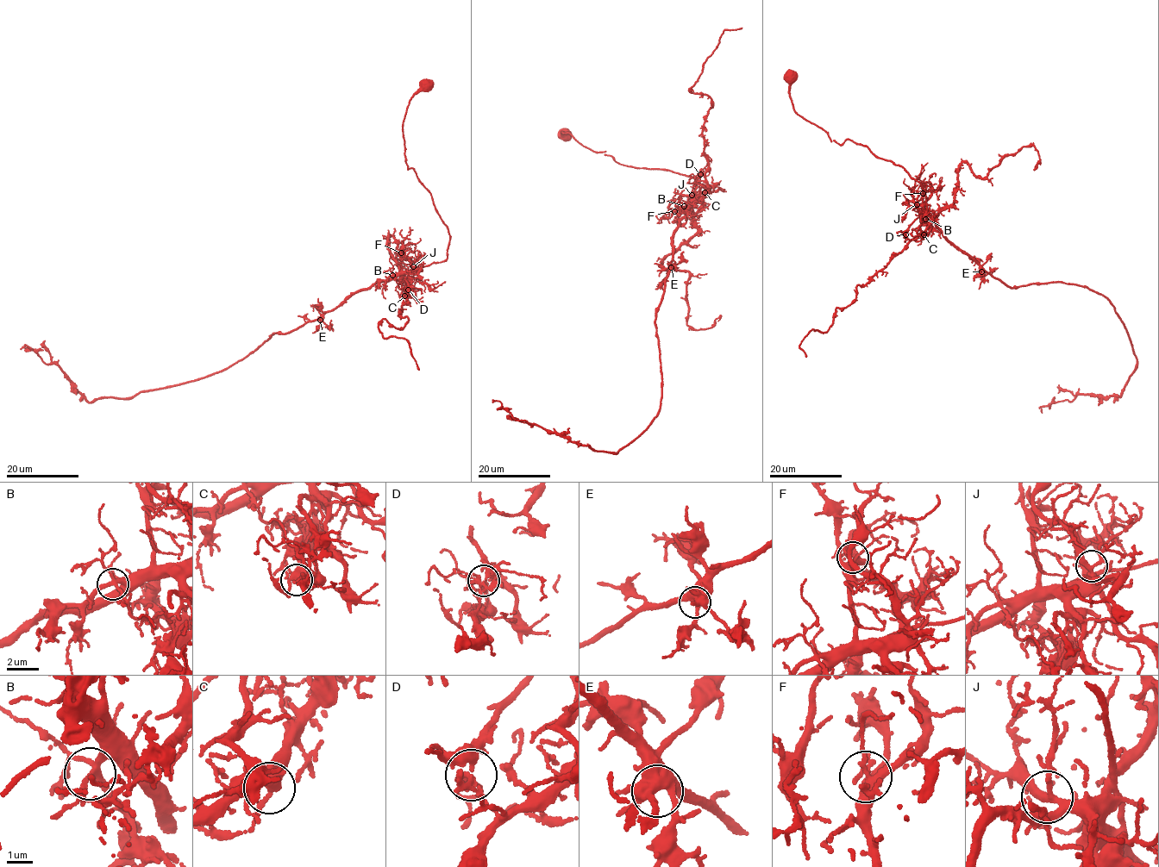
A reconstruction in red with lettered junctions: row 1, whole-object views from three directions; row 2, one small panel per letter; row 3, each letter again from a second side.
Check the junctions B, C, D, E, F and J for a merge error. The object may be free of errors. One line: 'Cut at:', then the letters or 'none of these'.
Cut at: D

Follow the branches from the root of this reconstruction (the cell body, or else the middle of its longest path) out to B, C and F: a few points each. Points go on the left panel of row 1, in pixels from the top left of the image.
B: (427, 85), (410, 98), (403, 121), (404, 160), (429, 191), (446, 224), (450, 238), (447, 257), (392, 275)
C: (427, 85), (410, 98), (403, 121), (404, 160), (429, 191), (450, 238), (445, 260), (413, 269), (404, 296)
F: (427, 85), (410, 98), (403, 121), (404, 160), (446, 224), (447, 257), (405, 271), (401, 252)

